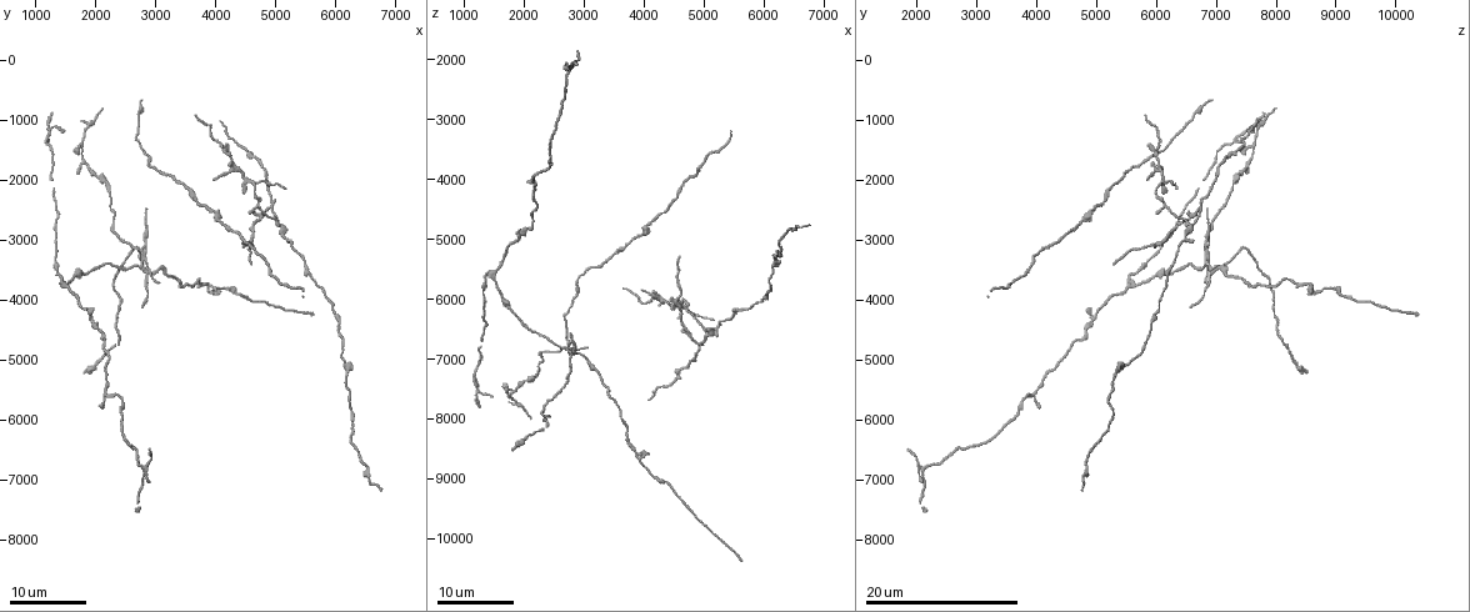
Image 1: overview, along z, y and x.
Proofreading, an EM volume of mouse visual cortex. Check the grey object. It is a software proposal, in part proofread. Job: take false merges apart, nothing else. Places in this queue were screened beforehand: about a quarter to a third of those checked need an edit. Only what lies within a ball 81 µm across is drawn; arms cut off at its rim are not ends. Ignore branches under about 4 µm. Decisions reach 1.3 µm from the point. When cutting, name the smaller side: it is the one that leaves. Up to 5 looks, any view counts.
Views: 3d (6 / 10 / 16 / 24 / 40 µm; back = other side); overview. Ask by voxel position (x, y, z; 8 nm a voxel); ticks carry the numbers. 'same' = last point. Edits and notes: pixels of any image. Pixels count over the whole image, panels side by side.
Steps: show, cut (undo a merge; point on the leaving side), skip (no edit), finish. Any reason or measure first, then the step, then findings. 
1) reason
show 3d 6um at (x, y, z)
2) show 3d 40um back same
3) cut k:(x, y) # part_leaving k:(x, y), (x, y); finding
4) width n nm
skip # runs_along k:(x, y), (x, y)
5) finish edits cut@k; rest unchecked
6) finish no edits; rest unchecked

thick turns thin
show 3d 24um at (3900, 3900, 8600)

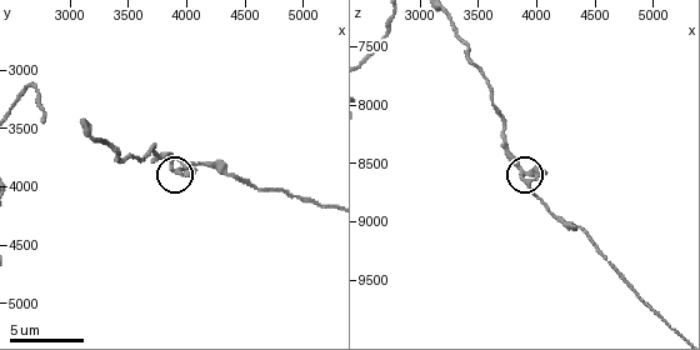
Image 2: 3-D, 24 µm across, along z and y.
show 3d 10um at (3940, 3860, 8660)

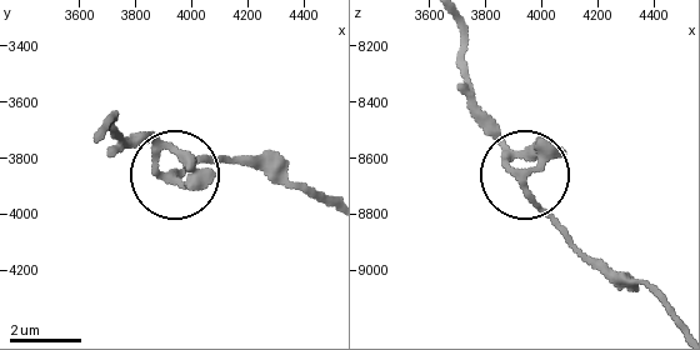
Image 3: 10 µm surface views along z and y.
skip # runs_along 3:(458, 29), (473, 109), (531, 199), (591, 259); continuous, no second neuron

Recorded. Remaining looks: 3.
three arms meet
show 3d 16um at (4900, 2450, 6700)

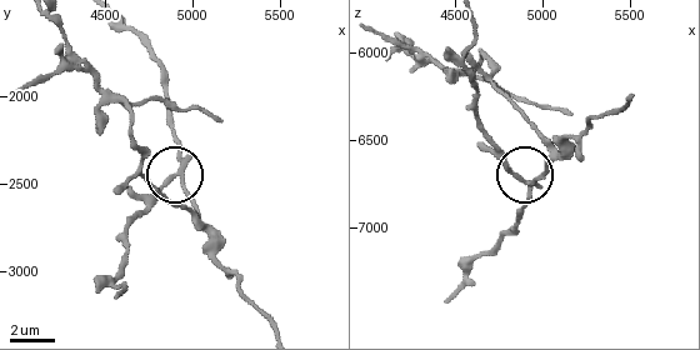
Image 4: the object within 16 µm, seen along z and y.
show 3d 6um at (4900, 2460, 6720)

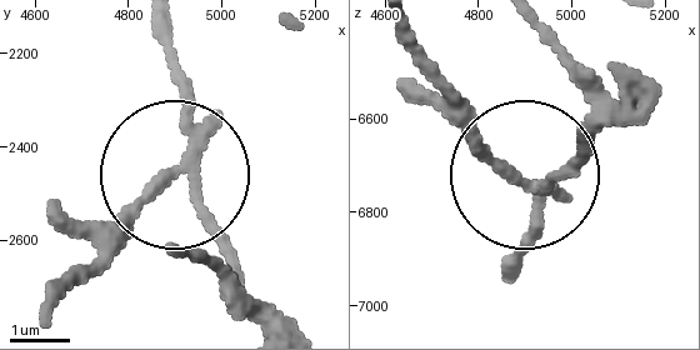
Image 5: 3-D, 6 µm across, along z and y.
arms 3
cut 5:(123, 230) # part_leaving 5:(166, 171), (58, 300); a second neuron is stuck on

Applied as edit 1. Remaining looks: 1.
finish edits cut@5; rest unchecked

